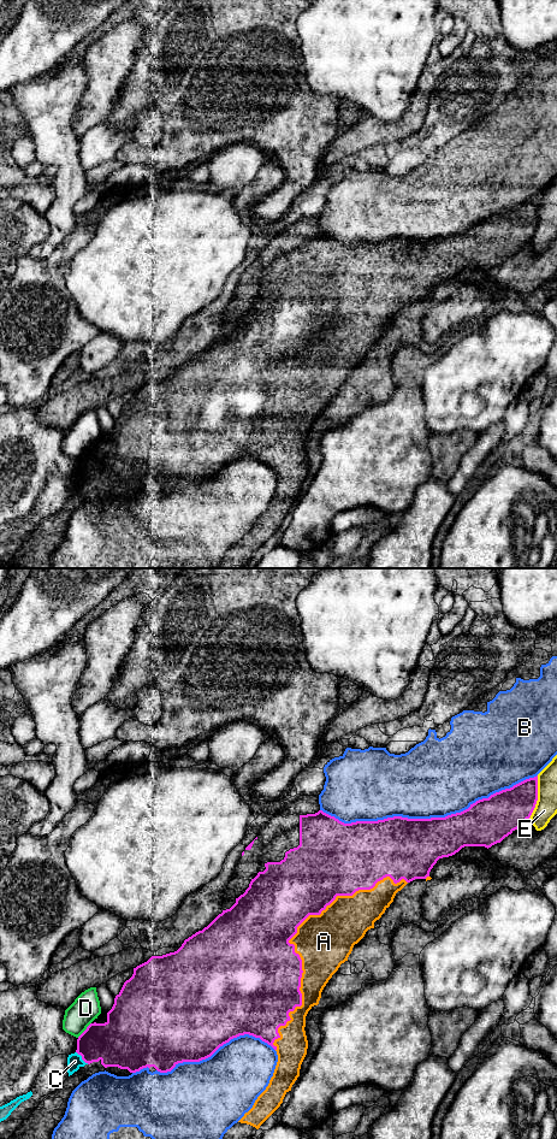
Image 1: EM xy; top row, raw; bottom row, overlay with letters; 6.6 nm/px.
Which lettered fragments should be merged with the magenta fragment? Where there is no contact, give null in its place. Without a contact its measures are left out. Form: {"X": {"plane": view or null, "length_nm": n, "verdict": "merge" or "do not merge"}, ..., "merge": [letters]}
{"A": {"plane": "xy", "length_nm": 1450, "verdict": "merge"}, "B": {"plane": "xy", "length_nm": 1450, "verdict": "do not merge"}, "C": {"plane": "xy", "length_nm": 120, "verdict": "do not merge"}, "D": {"plane": "xy", "length_nm": 140, "verdict": "do not merge"}, "E": {"plane": "xy", "length_nm": 300, "verdict": "do not merge"}, "merge": ["A"]}

